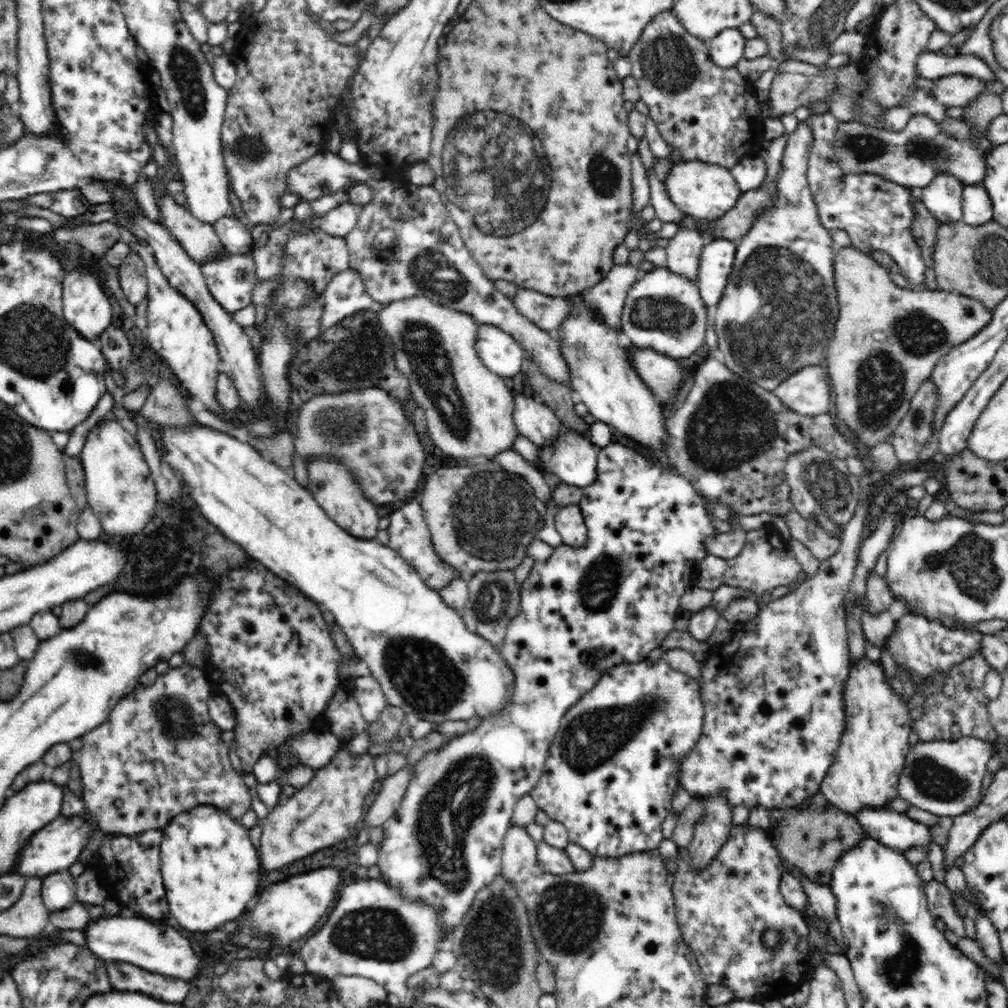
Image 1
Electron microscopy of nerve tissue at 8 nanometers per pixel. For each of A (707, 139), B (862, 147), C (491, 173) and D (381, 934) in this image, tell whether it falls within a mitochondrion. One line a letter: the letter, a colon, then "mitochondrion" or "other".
A: other
B: mitochondrion
C: mitochondrion
D: mitochondrion

